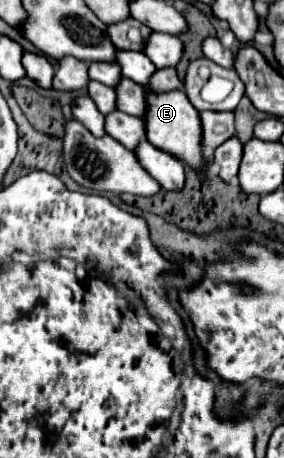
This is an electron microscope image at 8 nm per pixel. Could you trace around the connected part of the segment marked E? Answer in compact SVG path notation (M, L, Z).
M146 88L144 100L146 100L146 114L144 114L146 140L164 152L170 152L186 166L202 174L204 158L202 158L202 144L200 144L200 116L198 110L186 98L186 94L180 90L152 92L150 88Z

